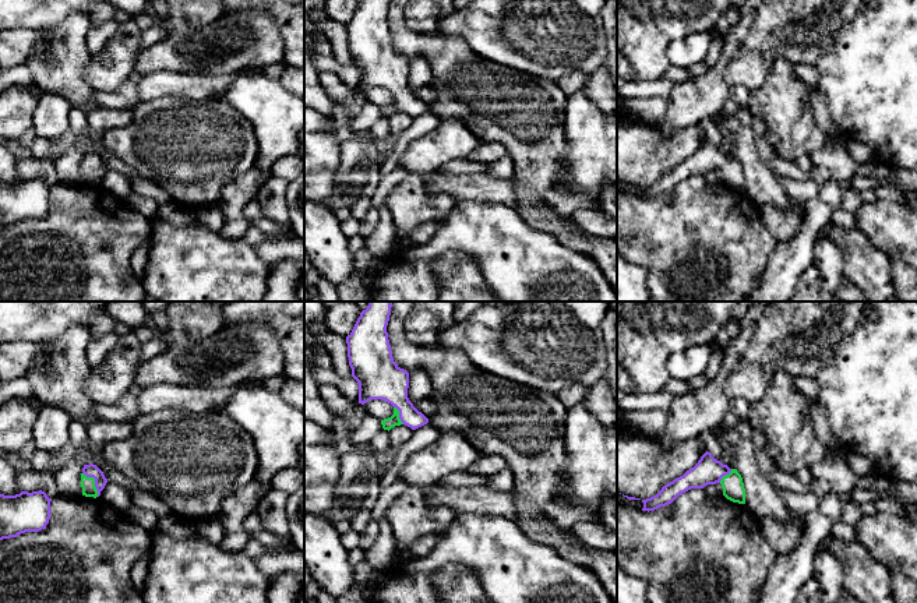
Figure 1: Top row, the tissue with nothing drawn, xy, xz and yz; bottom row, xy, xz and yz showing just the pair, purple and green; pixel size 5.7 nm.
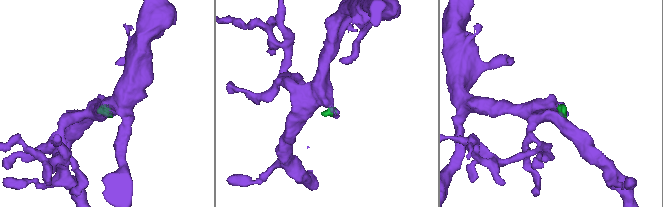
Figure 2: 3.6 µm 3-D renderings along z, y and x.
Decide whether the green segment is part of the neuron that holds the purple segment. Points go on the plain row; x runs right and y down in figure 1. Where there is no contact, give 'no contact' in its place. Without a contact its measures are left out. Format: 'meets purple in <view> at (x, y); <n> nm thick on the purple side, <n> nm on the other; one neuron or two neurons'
meets purple in xy at (95, 169); 80 nm thick on the purple side, 80 nm on the other; one neuron

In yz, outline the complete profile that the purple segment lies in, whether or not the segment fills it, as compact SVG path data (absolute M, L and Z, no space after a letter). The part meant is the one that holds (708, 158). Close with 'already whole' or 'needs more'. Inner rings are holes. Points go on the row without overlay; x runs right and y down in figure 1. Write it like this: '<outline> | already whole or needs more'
M706 138L694 155L663 173L656 183L642 187L642 198L649 200L666 194L691 176L703 176L708 172L716 170L723 173L723 183L727 187L745 191L745 176L741 162L737 156L730 156Z | needs more

